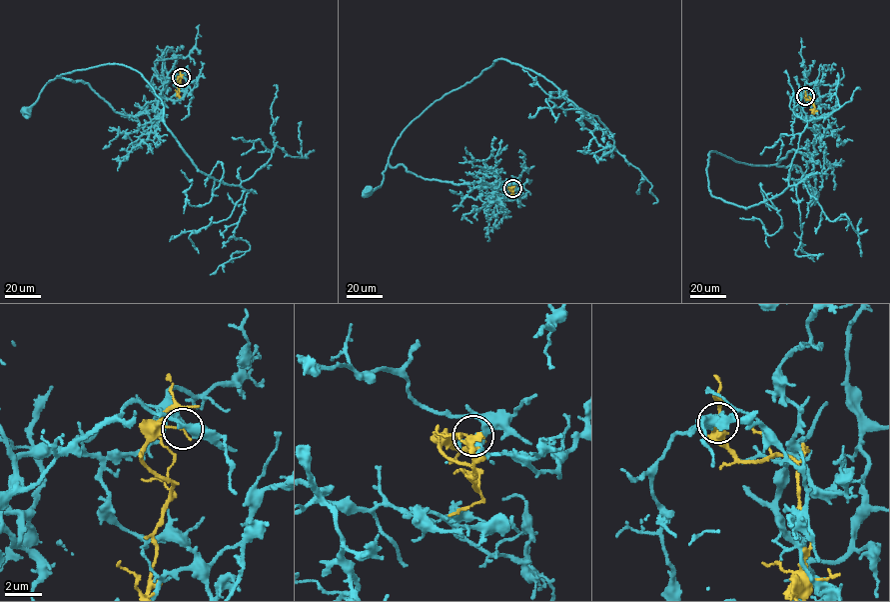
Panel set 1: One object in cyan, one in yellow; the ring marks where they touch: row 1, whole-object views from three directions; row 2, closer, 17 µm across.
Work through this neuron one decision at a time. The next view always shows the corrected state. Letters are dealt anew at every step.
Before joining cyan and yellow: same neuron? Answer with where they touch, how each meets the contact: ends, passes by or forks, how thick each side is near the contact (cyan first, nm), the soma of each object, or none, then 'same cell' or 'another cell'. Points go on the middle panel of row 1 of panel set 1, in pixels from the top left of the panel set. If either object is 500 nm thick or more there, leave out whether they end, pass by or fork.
at (512, 188); cyan ends there; yellow ends there; 320 nm thick on the cyan side, 150 nm on the other; cell body of cyan at (366, 193); no cell body on yellow; another cell

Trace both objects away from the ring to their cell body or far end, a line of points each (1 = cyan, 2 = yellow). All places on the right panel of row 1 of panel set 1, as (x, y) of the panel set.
1: (805, 96), (799, 103), (801, 115), (813, 120), (815, 155), (793, 150), (777, 165), (797, 165), (815, 193)
2: (805, 96), (813, 100), (814, 114)

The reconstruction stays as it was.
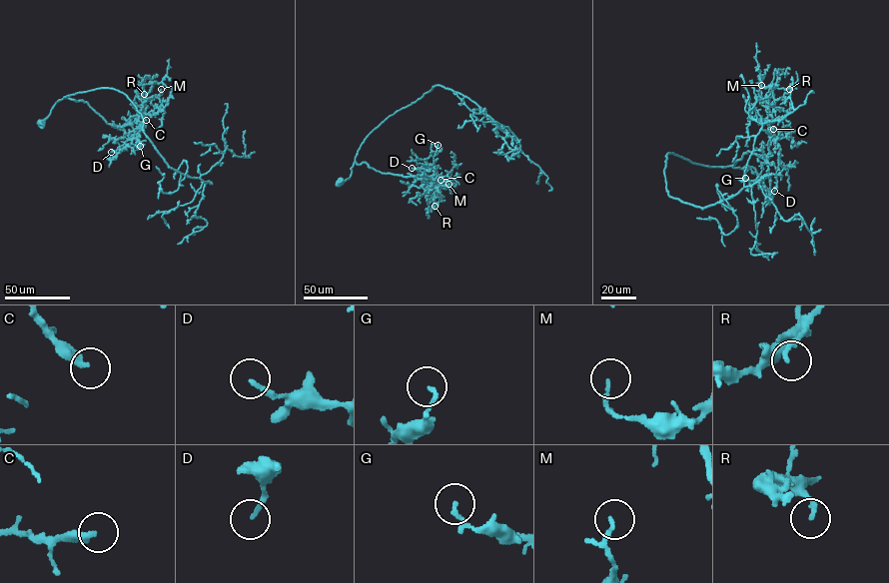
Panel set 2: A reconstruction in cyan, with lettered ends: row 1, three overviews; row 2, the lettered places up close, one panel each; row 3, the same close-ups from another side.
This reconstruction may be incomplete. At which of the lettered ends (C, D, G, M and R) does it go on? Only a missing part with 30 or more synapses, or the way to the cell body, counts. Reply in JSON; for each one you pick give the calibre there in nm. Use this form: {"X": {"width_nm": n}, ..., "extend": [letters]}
{"C": {"width_nm": 300}, "D": {"width_nm": 170}, "extend": ["C", "D"]}

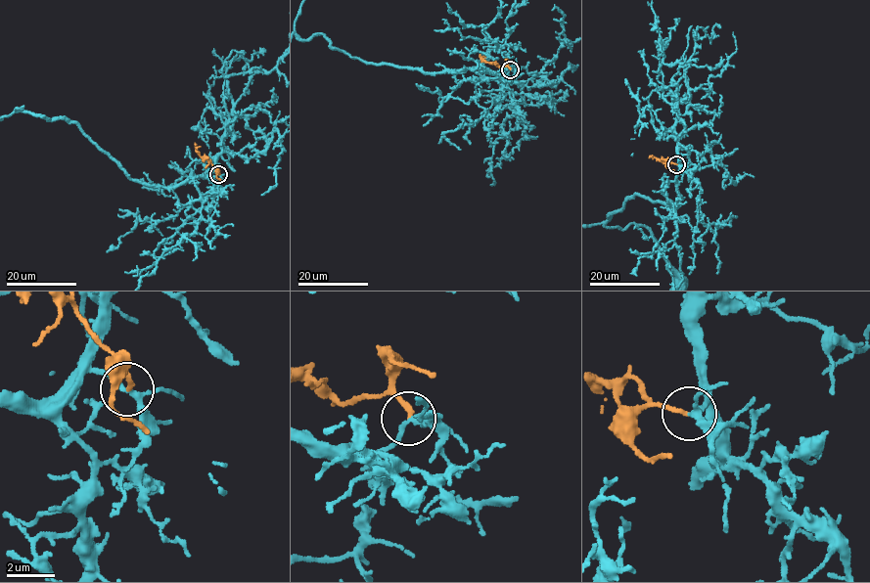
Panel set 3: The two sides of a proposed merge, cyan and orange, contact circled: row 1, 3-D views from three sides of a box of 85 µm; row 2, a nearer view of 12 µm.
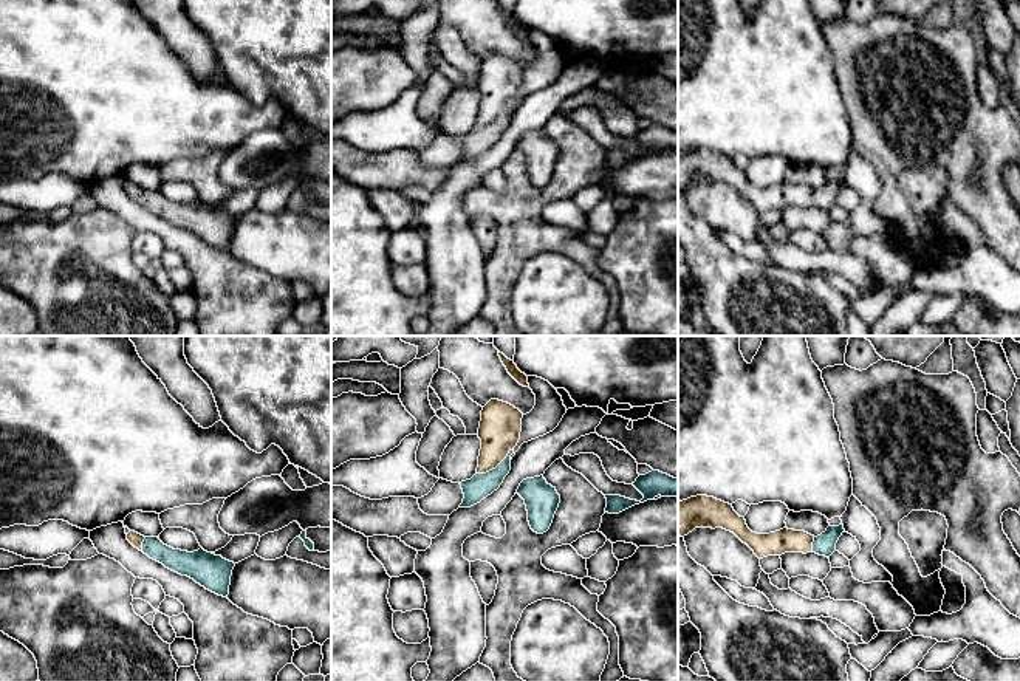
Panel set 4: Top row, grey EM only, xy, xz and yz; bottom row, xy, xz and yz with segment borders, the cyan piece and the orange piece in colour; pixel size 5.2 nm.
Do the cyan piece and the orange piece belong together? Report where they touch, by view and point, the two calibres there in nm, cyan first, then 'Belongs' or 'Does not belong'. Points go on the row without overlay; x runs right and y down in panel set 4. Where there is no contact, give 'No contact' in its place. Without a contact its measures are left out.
Touches cyan at xz (497, 119). Thickness 130 nm (cyan) against 220 nm. Belongs

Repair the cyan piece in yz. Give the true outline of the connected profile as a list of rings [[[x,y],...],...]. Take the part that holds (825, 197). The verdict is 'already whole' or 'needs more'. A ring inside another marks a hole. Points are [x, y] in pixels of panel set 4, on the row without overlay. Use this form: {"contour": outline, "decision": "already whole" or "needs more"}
{"contour": [[[697,149],[678,155],[678,189],[684,190],[695,181],[723,181],[734,186],[746,197],[758,212],[782,209],[785,206],[816,206],[830,210],[836,204],[844,178],[828,180],[814,190],[805,184],[783,181],[769,187],[752,186],[744,170],[740,170],[732,158],[707,149]]], "decision": "needs more"}

